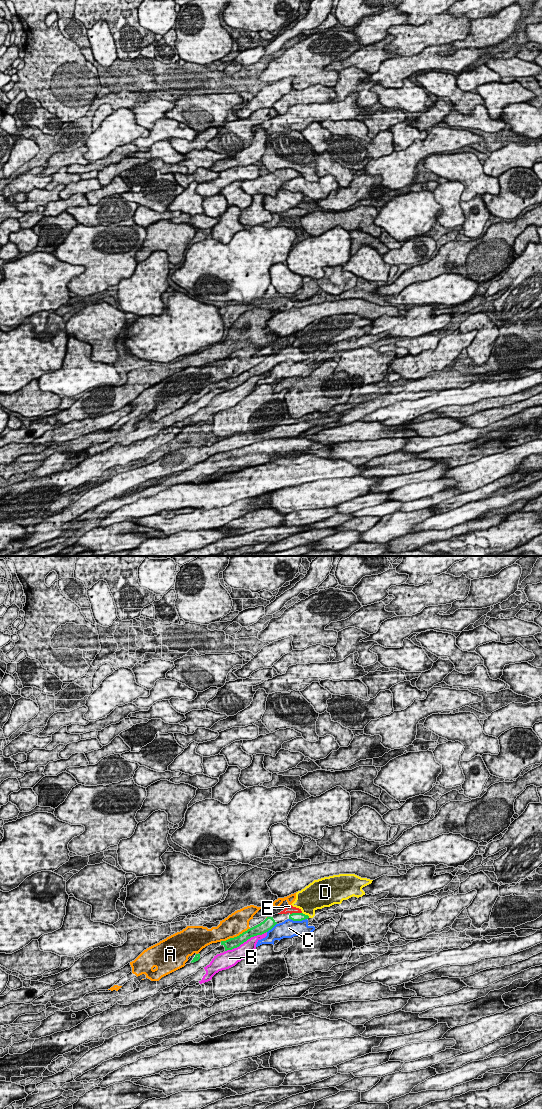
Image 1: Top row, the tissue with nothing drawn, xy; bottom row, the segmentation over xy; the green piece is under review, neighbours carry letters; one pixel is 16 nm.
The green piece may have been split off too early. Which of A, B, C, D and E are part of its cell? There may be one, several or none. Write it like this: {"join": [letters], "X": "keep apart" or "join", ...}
{"join": ["E"], "A": "keep apart", "B": "keep apart", "C": "keep apart", "D": "keep apart", "E": "join"}

